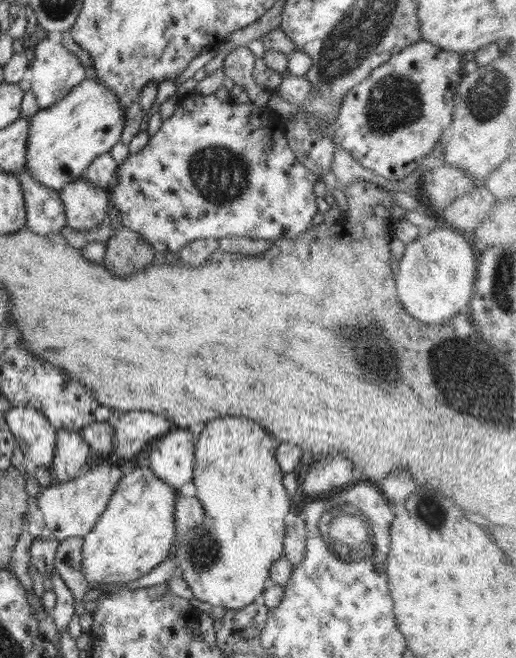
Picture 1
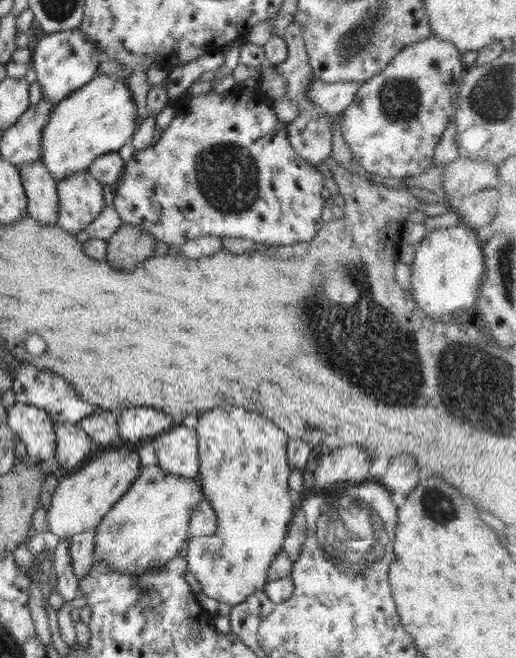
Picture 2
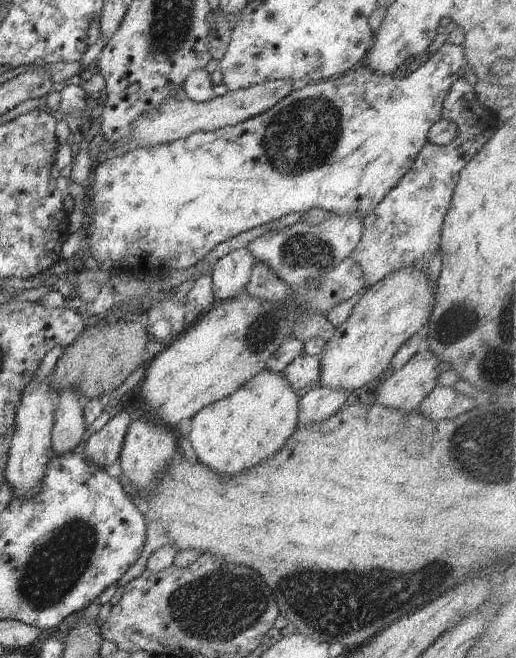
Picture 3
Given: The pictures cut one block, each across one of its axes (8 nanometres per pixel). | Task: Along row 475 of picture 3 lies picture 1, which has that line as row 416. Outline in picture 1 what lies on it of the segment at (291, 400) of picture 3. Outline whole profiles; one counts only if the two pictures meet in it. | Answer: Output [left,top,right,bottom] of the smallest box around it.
[171,416,294,610]

